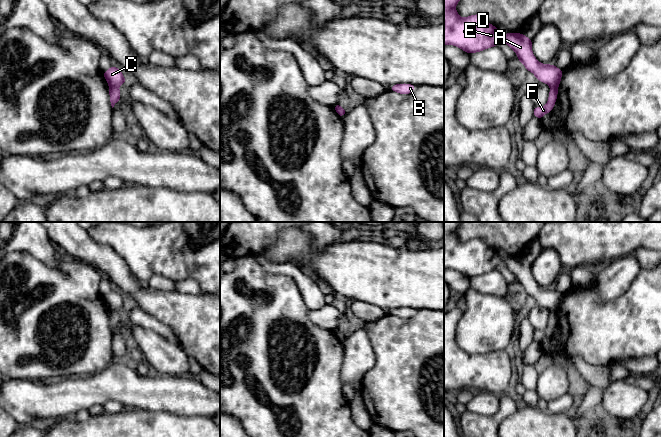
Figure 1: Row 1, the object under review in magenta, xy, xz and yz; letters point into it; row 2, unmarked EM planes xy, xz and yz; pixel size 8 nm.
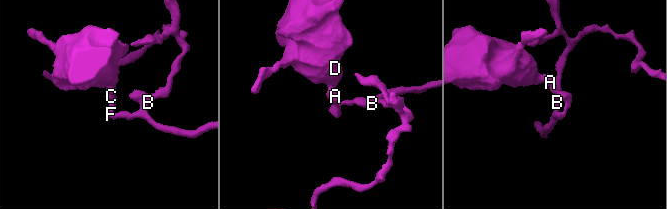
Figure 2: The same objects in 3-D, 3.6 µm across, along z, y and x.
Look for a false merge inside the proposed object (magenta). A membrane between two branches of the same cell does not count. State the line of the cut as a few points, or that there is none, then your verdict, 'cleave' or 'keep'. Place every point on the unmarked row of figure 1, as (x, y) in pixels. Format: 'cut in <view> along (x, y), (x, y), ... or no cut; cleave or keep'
cut in xy along (117, 310), (109, 311); cleave

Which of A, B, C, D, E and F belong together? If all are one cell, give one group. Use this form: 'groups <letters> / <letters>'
groups A C D E / B F

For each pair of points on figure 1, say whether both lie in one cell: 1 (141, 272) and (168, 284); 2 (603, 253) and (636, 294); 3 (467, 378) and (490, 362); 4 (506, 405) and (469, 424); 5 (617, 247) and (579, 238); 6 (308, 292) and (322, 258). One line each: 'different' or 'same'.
1: different
2: different
3: same
4: same
5: same
6: different

